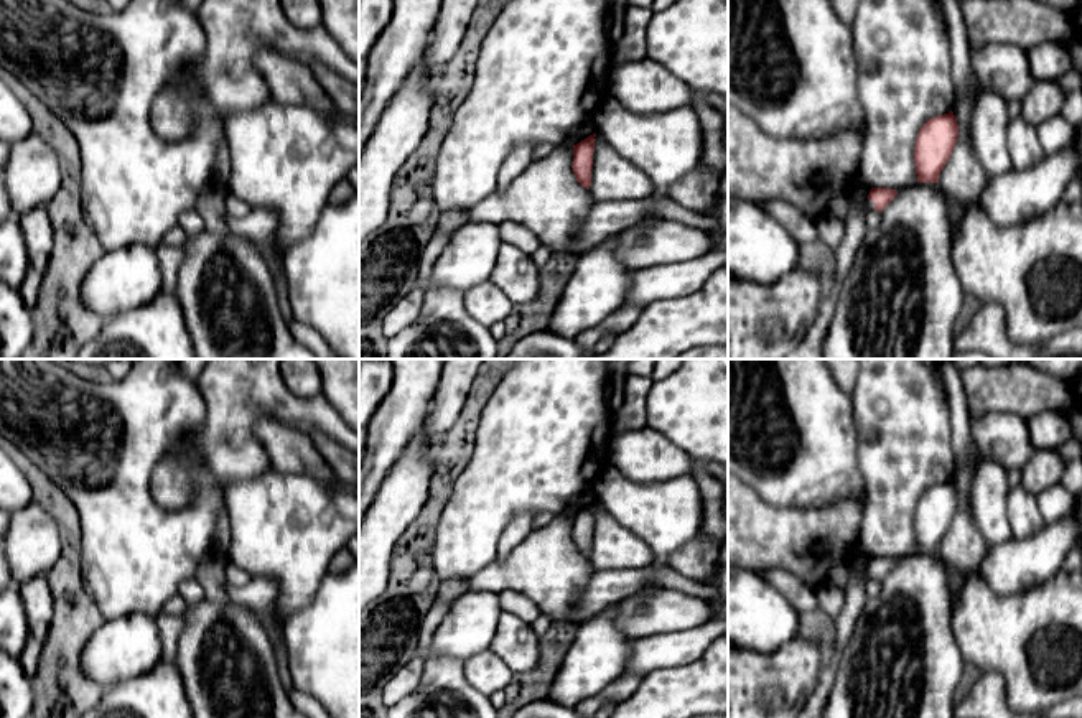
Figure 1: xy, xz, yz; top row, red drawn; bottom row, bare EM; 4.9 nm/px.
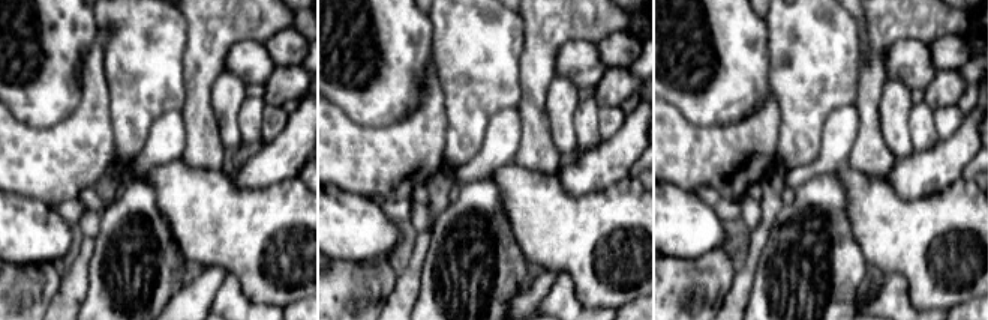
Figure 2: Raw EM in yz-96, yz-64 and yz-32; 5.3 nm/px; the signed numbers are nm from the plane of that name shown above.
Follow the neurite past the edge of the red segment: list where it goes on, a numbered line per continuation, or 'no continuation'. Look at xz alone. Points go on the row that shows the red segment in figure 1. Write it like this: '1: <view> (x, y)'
no continuation

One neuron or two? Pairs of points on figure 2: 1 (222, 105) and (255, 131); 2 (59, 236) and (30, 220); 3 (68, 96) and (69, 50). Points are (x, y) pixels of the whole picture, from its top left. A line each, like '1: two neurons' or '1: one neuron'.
1: two neurons
2: one neuron
3: one neuron

